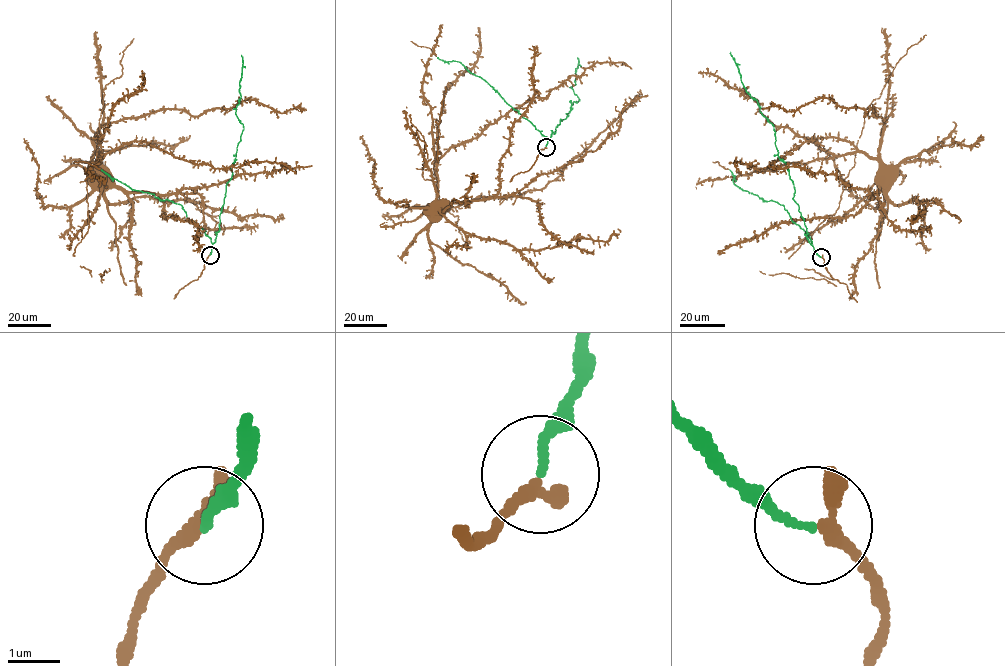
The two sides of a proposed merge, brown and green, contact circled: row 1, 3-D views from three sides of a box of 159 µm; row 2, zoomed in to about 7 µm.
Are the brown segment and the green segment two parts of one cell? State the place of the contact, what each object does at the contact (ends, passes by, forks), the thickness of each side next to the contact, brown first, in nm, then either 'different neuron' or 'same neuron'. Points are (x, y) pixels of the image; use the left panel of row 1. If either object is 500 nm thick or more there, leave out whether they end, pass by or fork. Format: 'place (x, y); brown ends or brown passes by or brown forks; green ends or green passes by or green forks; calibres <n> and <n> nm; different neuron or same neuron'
place (210, 255); brown passes by; green ends; calibres 240 and 160 nm; same neuron

